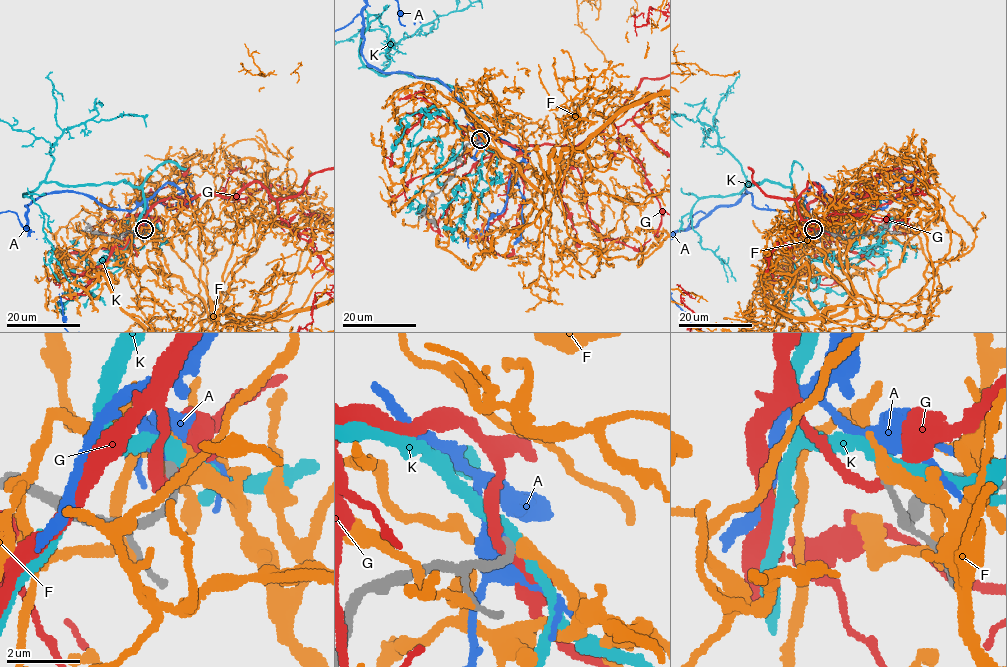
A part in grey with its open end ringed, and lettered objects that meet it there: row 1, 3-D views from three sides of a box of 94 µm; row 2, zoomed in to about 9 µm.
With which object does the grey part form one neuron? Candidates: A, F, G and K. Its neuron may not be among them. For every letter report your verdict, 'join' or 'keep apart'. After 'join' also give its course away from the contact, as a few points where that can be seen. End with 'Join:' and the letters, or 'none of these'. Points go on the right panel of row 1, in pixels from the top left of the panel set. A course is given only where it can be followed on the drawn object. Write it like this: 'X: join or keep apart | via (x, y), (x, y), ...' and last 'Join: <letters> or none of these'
A: join
F: keep apart
G: keep apart
K: keep apart
Join: A

